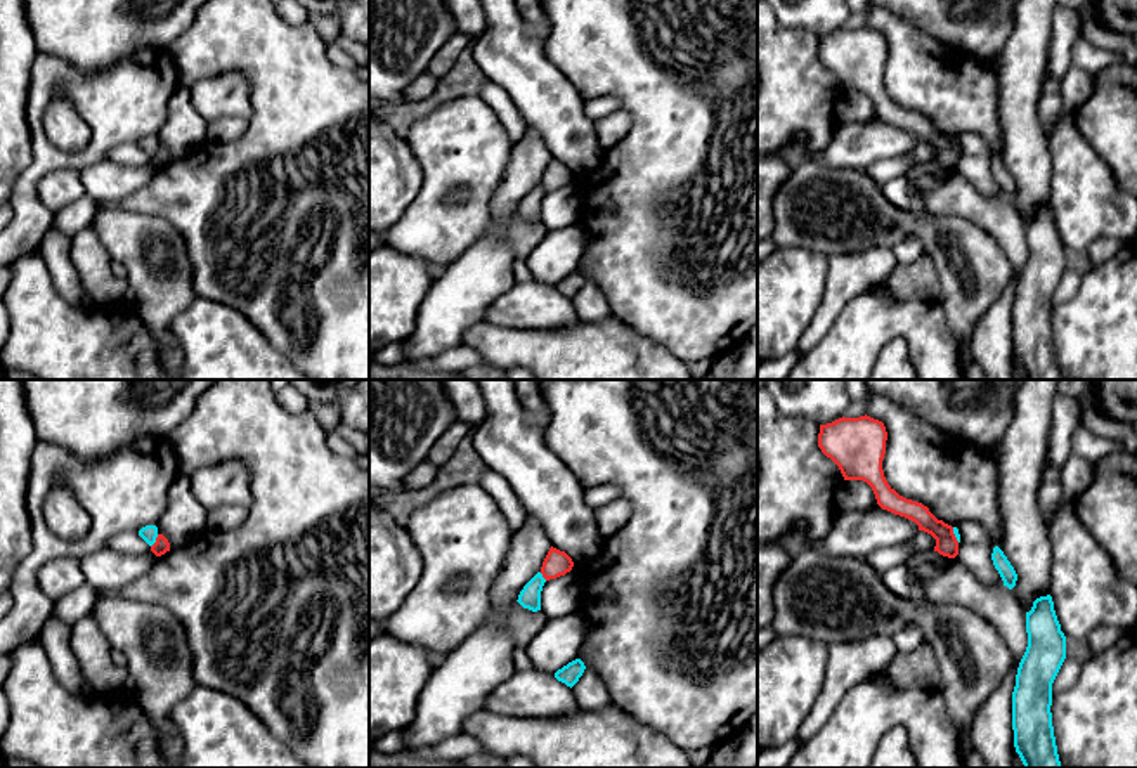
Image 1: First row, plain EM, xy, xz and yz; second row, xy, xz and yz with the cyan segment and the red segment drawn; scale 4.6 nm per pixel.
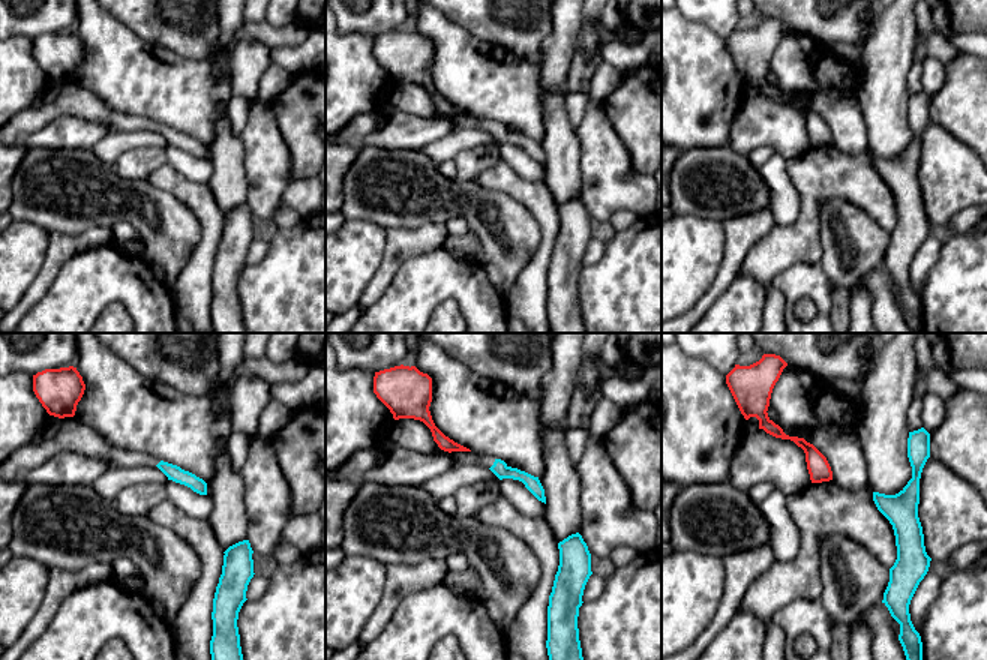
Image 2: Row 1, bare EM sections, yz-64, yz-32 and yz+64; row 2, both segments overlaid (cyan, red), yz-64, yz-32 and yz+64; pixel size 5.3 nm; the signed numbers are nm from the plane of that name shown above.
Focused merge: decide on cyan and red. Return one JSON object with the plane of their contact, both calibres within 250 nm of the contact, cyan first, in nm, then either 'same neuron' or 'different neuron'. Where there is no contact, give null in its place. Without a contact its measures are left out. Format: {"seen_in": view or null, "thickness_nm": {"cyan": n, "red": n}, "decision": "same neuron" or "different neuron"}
{"seen_in": "xy", "thickness_nm": {"cyan": 80, "red": 70}, "decision": "different neuron"}

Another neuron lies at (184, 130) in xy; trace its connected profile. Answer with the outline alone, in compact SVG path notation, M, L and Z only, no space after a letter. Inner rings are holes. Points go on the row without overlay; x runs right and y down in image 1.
M179 87L168 102L168 118L156 135L158 146L163 146L170 161L182 158L206 140L206 123L194 111L191 88Z

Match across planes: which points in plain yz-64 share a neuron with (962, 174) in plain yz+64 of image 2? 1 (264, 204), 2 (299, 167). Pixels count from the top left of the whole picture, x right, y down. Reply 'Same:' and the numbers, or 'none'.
Same: 1

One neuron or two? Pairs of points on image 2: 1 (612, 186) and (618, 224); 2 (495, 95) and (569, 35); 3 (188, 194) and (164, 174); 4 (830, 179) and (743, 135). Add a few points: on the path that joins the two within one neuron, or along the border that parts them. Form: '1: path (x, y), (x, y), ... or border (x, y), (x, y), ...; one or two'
1: border (638, 216), (629, 210), (617, 210), (609, 221); two
2: border (536, 60), (542, 95); two
3: path (182, 188), (170, 179); one
4: border (812, 147), (786, 159); two

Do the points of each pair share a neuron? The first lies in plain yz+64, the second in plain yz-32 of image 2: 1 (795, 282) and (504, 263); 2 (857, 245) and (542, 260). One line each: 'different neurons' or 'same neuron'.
1: different neurons
2: different neurons

